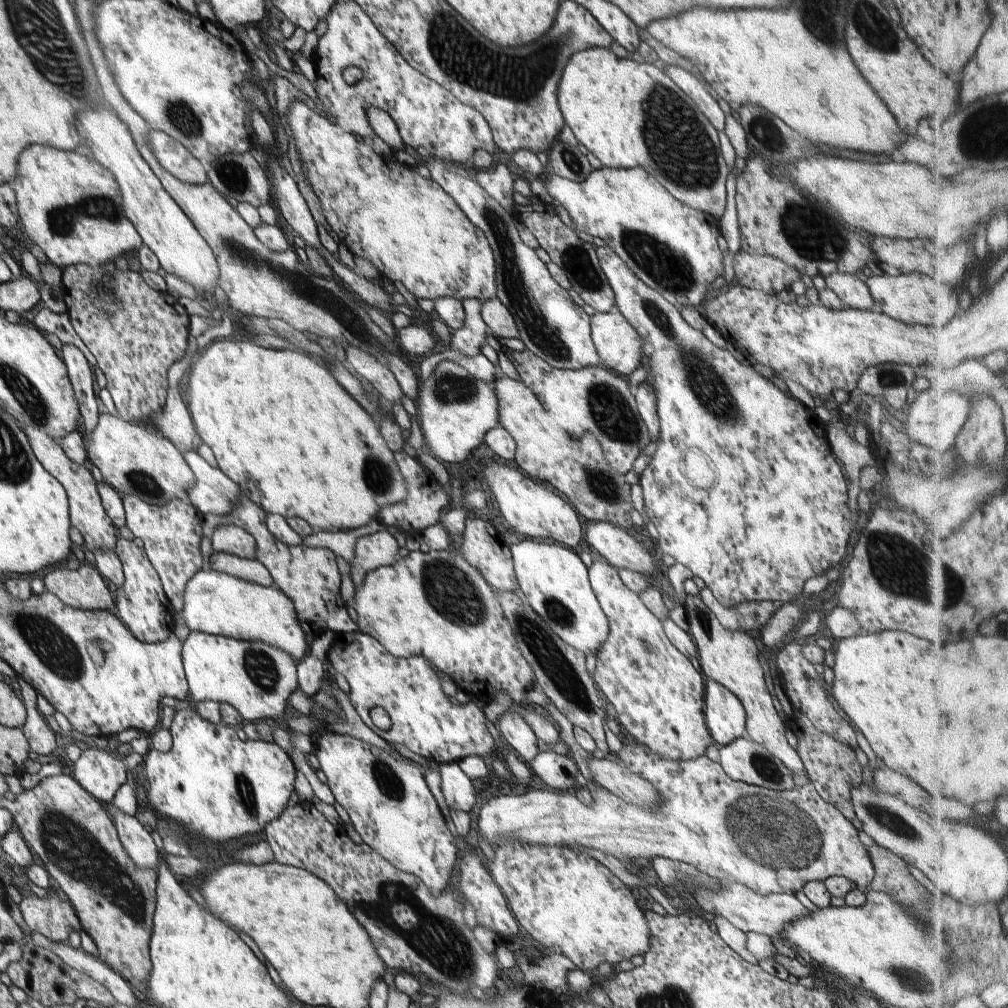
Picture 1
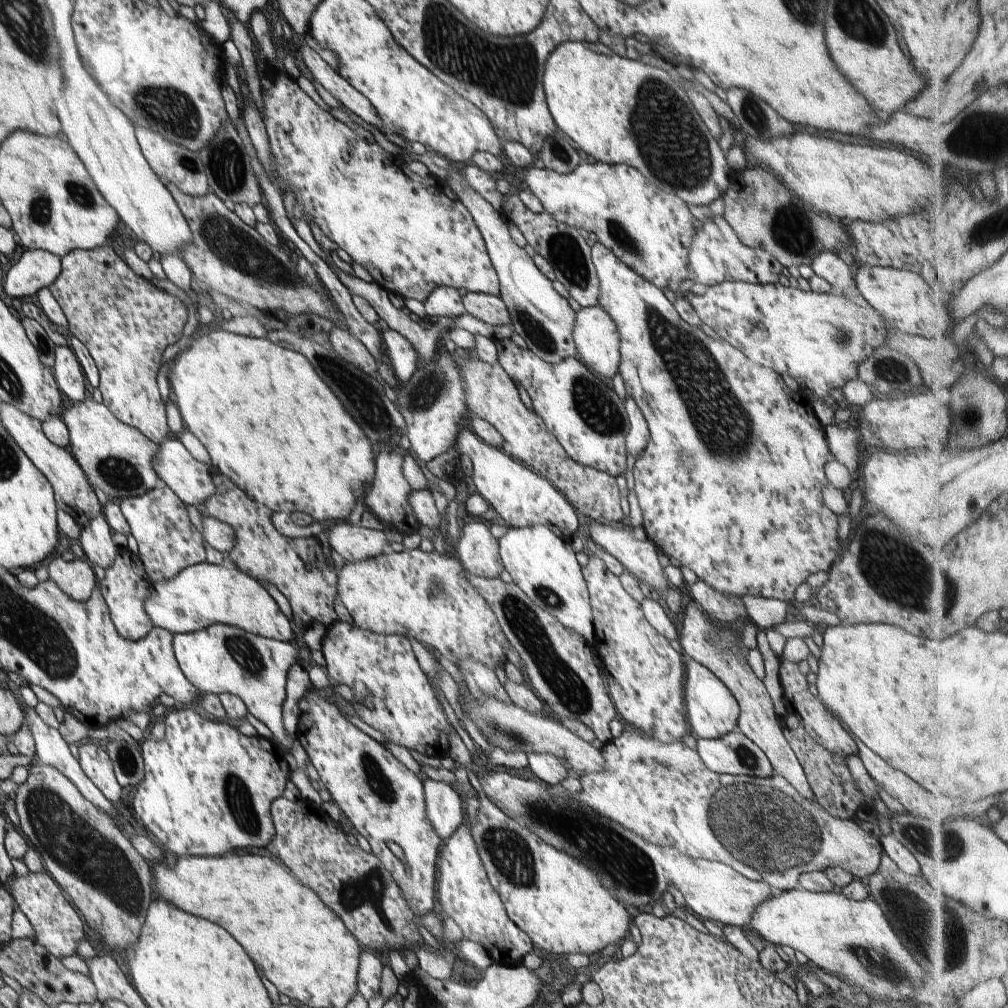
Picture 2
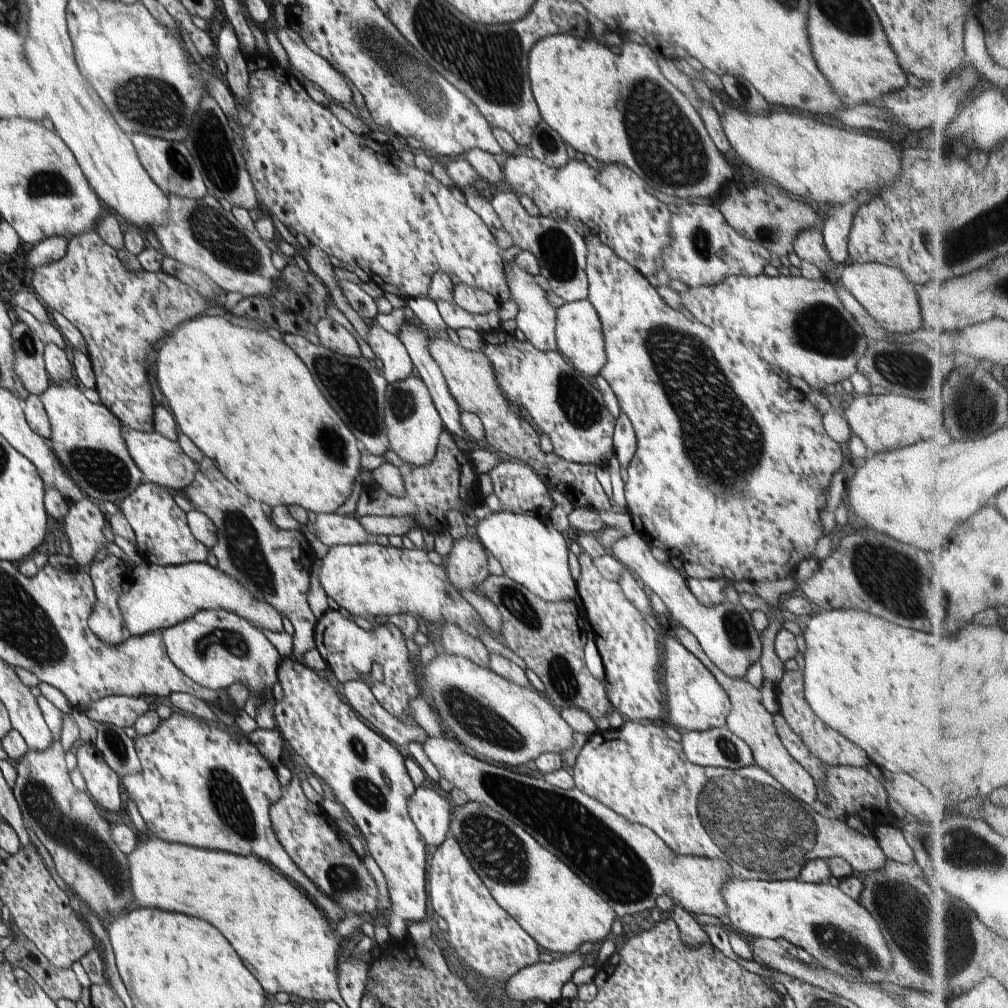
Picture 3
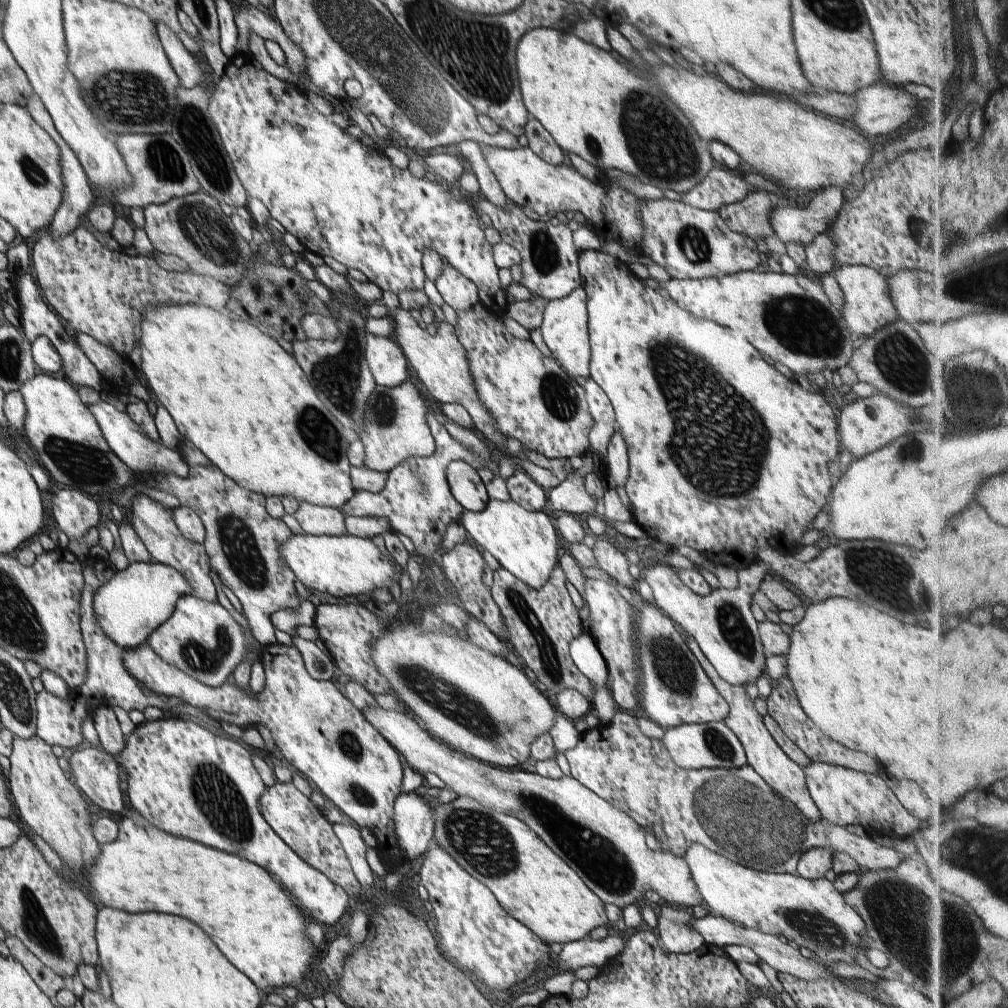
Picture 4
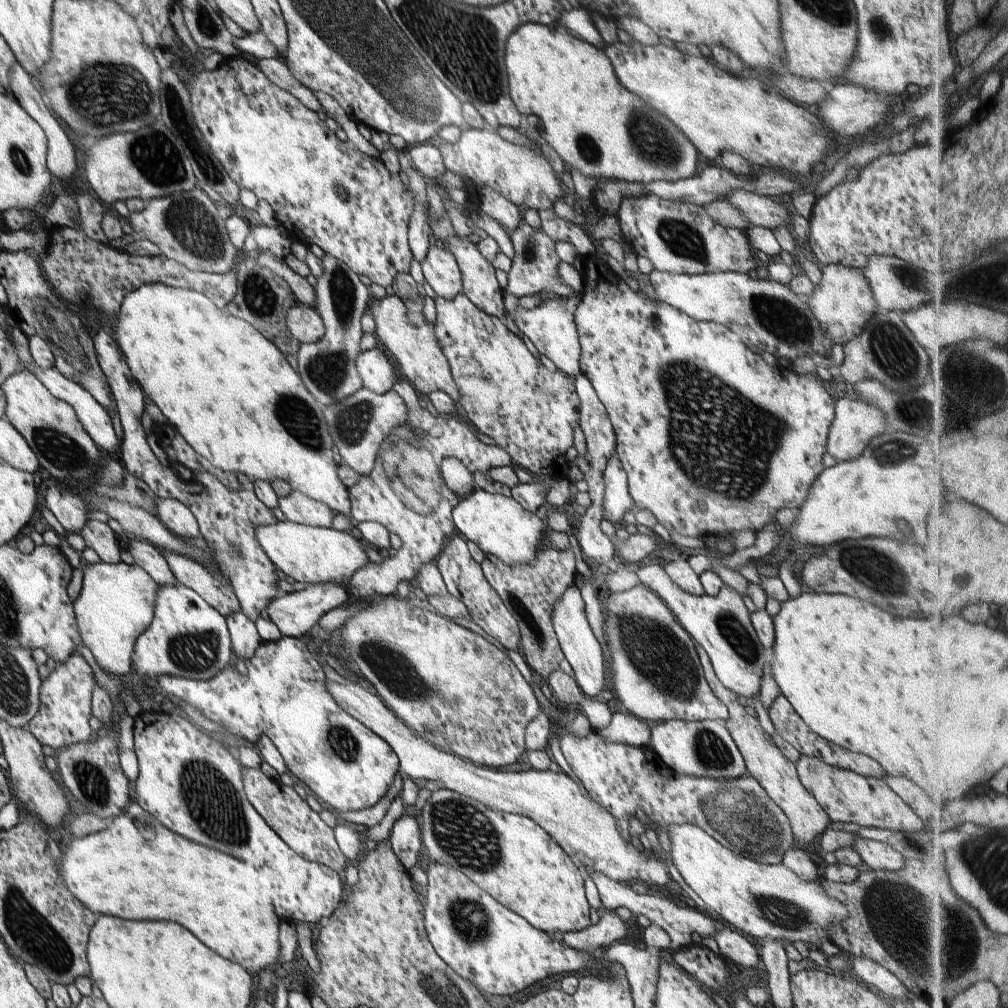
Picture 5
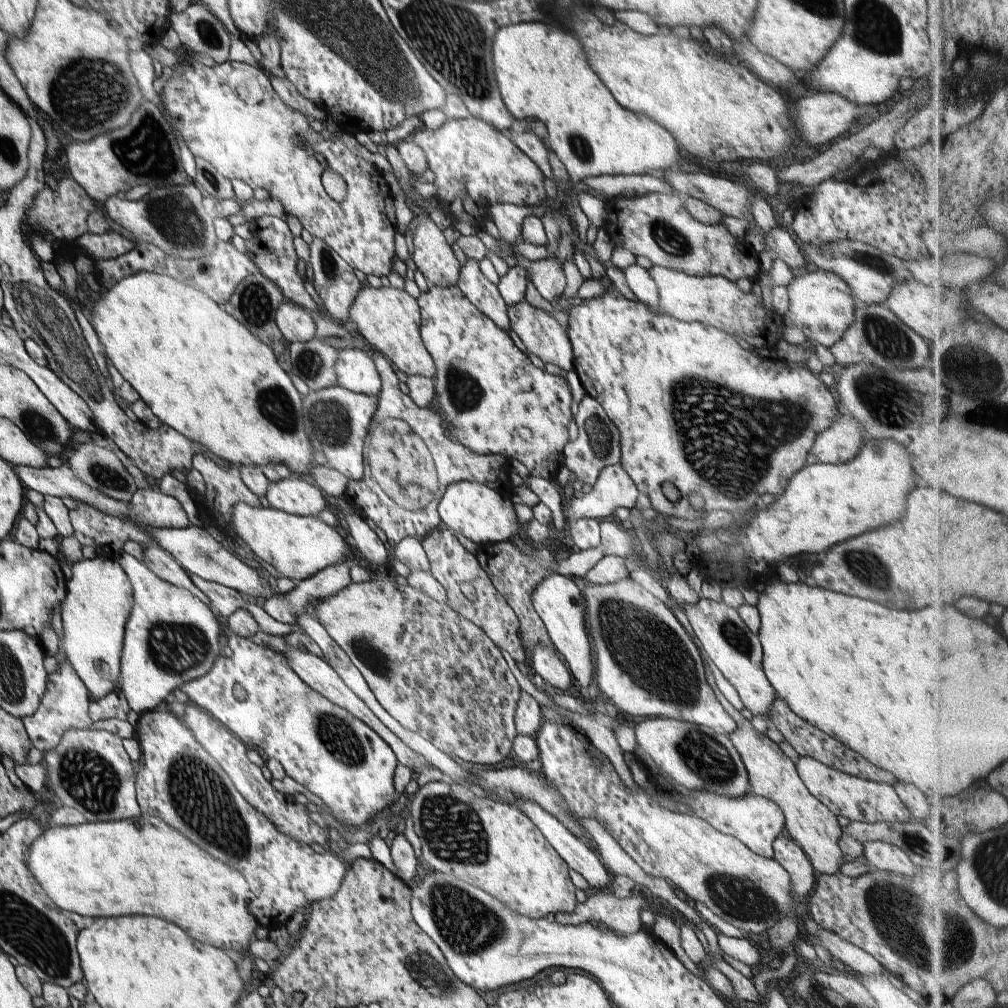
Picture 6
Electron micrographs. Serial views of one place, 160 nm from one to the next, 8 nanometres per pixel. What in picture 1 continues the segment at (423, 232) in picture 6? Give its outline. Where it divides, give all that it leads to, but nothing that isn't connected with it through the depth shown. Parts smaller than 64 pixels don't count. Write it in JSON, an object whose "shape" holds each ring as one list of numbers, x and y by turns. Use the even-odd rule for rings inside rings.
{"shape":[[498,297,483,301,481,315,491,334,499,340,503,338,519,338,512,313,498,300]]}

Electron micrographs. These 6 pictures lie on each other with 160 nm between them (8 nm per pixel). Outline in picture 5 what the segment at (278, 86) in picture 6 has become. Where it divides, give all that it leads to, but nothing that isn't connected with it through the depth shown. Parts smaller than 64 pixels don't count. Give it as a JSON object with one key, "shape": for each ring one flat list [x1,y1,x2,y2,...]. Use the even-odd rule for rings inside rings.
{"shape":[[281,58,257,59,257,67,280,88,286,89,293,94,300,102,304,103,310,110,320,110,320,103,314,93,304,86,286,66]]}

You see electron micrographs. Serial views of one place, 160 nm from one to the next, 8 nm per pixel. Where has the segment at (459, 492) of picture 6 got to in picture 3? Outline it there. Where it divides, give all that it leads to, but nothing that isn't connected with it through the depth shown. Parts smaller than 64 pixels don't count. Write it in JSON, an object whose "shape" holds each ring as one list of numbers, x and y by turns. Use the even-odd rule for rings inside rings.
{"shape":[[503,511,478,520,471,531,482,545,496,557,504,575,512,578,545,602,562,602,576,598,576,581,570,573,568,552,570,537,558,532,549,520,530,514]]}

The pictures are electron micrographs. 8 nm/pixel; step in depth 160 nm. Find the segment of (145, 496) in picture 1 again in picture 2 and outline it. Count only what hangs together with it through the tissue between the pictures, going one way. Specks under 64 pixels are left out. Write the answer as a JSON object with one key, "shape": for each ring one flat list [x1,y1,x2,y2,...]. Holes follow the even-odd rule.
{"shape":[[84,398,82,402,65,402,60,414,68,430,68,450,86,473,93,489,102,490,110,501,142,496,160,484,154,472,154,456,158,444,148,440,136,428,121,422,106,406,96,400]]}

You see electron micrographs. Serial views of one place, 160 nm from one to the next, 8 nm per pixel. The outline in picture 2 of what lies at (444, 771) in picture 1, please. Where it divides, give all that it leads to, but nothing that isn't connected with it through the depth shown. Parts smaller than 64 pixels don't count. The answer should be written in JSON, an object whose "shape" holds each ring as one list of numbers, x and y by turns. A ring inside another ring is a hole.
{"shape":[[423,779,423,786,426,818,445,842,465,822,462,812,465,797,443,781]]}

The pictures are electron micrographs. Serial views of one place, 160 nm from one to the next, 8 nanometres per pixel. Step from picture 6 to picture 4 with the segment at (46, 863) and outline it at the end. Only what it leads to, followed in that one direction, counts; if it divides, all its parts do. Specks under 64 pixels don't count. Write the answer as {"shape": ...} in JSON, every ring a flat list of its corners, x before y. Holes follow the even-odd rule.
{"shape":[[134,811,132,816,123,814,118,838,112,844,101,845,99,857,84,872,84,878,86,888,90,888,91,894,94,892,95,900,100,900,106,907,129,913,168,913,192,920,208,933,224,956,248,976,263,995,300,984,304,978,313,978,313,964,318,961,317,946,306,933,304,916,279,882,251,860,168,834]]}

